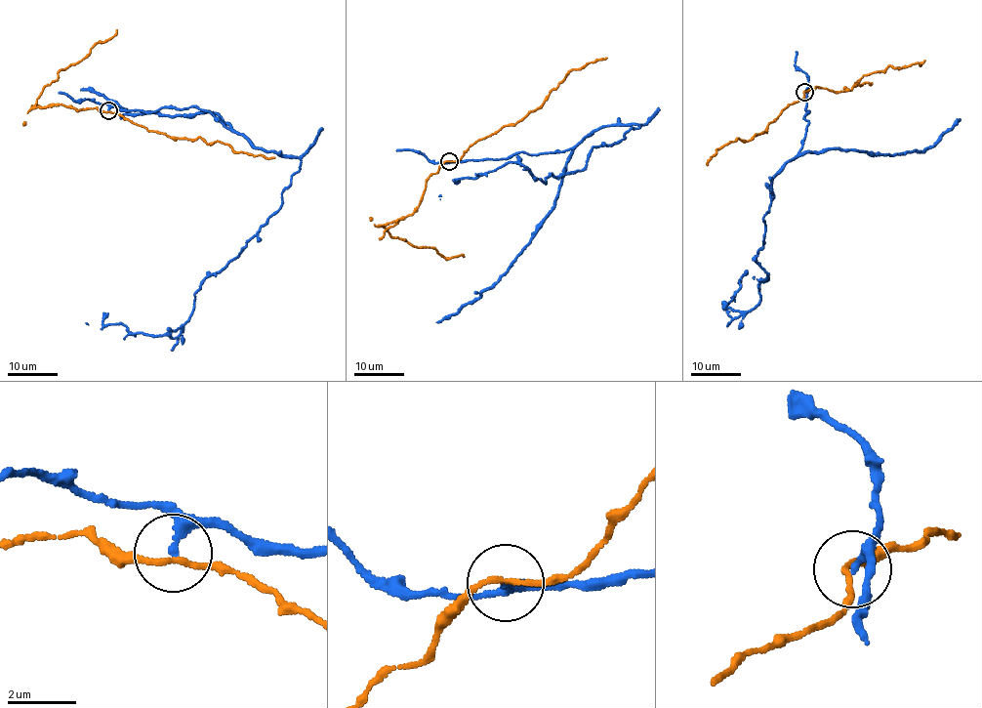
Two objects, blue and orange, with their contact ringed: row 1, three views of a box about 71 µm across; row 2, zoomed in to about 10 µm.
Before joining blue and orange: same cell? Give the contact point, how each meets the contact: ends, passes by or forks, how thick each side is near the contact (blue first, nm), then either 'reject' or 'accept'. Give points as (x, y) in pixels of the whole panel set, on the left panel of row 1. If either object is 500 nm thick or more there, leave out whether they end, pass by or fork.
at (108, 110); blue passes by; orange passes by; 170 nm thick on the blue side, 150 nm on the other; reject

